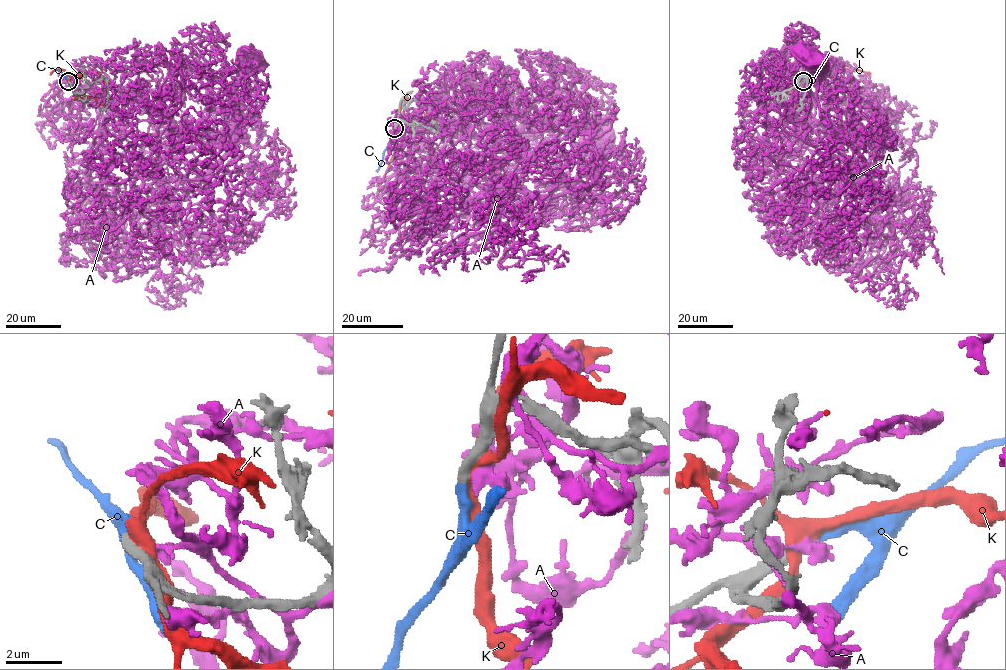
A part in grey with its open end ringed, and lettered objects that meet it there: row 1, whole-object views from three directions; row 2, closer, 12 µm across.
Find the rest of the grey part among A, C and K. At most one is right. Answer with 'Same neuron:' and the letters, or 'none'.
Same neuron: C

